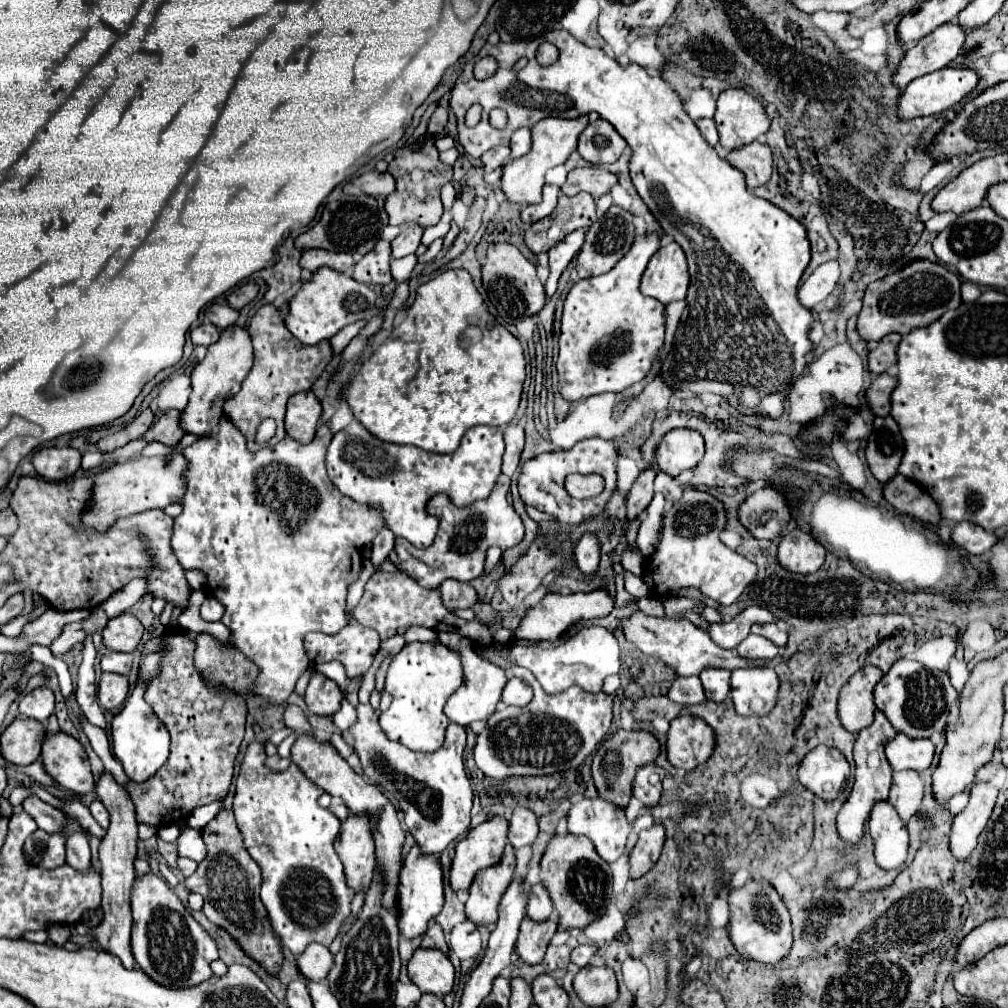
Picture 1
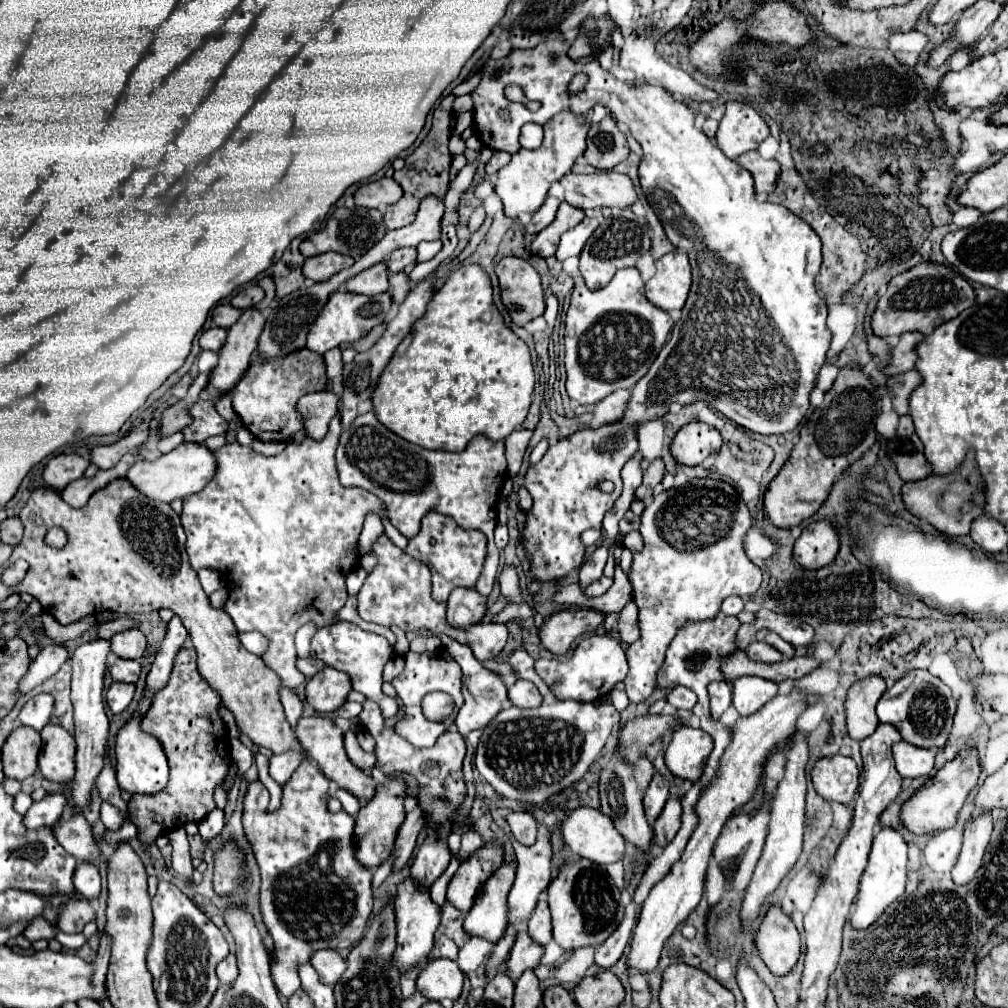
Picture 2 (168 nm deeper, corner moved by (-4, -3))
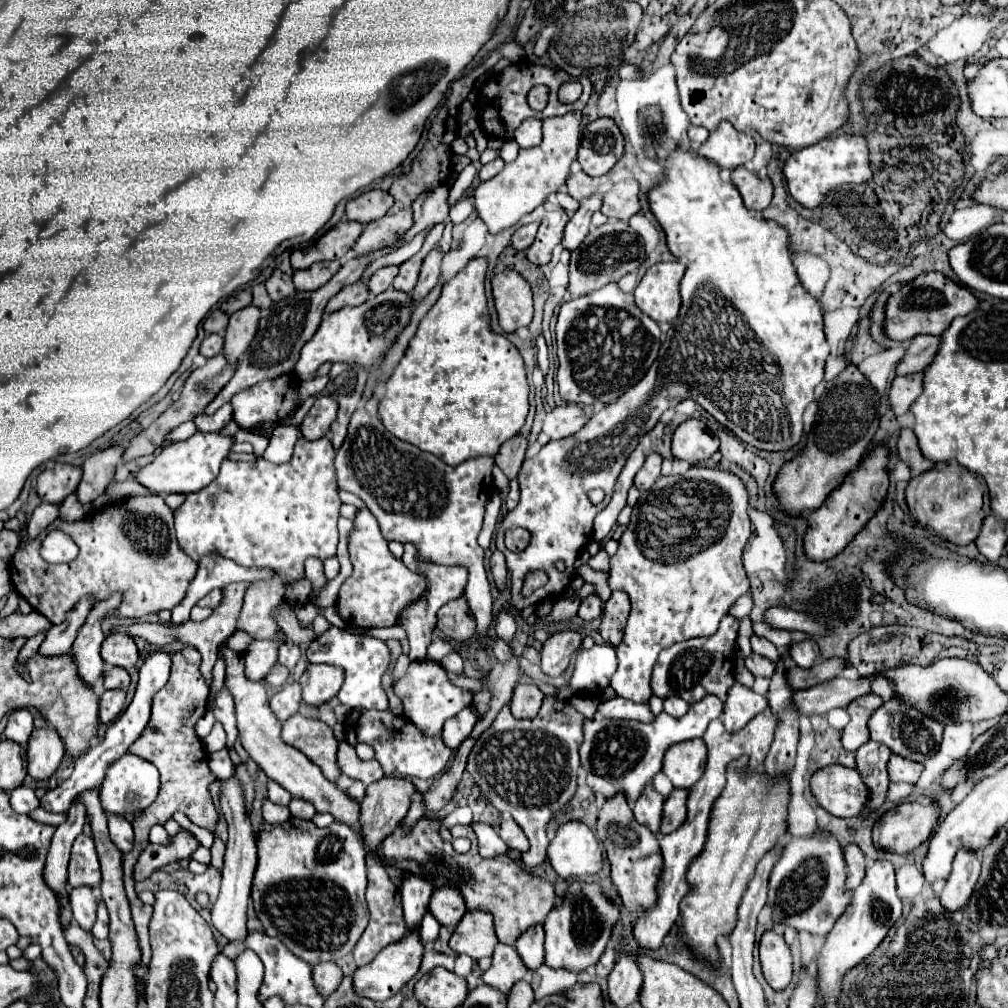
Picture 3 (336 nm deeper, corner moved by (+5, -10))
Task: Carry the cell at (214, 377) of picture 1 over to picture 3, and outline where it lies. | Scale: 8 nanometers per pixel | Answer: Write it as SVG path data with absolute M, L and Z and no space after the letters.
M248 305L246 309L240 309L230 315L230 323L226 329L226 343L224 343L224 357L228 363L236 363L238 357L248 349L250 341L256 335L260 321L260 309L254 305Z

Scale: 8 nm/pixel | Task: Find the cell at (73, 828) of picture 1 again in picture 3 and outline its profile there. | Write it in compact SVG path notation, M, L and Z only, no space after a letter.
M78 887L70 891L70 905L74 913L74 921L84 929L90 931L96 921L96 897L92 895L90 887Z

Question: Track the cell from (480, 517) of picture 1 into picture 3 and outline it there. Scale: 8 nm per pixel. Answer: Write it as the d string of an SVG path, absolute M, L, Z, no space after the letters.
M412 543L404 545L402 561L404 561L406 567L418 567L418 573L422 573L426 583L428 583L424 595L418 601L414 601L410 607L406 607L406 611L402 611L402 615L398 617L398 625L404 627L408 641L410 641L408 657L410 657L410 661L420 661L420 659L426 659L426 649L432 641L432 631L436 627L436 611L442 605L446 605L448 601L458 599L464 593L464 587L466 587L466 581L468 581L468 571L462 569L462 567L444 567L444 565L416 561L416 547Z

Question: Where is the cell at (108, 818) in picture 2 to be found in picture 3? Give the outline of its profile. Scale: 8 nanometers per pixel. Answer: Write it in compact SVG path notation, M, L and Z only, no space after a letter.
M108 815L108 829L110 829L110 837L114 845L122 853L128 853L134 845L134 831L132 831L130 821L120 815Z

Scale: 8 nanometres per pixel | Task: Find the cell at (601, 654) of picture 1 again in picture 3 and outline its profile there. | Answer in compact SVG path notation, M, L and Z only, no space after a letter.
M608 643L594 645L588 651L580 649L576 655L576 669L570 687L584 695L598 695L610 685L610 677L614 675L616 665L616 649Z

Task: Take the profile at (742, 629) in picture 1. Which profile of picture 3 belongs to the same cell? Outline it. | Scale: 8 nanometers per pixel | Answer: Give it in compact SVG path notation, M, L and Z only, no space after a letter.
M802 641L802 643L796 643L792 645L792 651L790 651L790 657L792 661L802 667L802 669L810 669L812 665L818 663L820 659L820 649L814 641Z

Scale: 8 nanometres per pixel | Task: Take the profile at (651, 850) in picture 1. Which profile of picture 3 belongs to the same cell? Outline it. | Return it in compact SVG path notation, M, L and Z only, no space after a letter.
M674 789L664 803L662 833L672 833L686 821L686 793L688 789Z

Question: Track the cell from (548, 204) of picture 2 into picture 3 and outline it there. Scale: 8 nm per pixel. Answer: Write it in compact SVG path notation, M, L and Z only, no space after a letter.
M528 223L528 225L522 225L520 229L516 229L516 233L512 235L512 247L516 251L526 251L534 239L536 239L536 229L538 229L540 223Z

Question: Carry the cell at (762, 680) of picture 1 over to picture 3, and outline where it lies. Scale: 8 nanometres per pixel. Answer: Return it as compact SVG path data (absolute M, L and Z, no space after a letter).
M734 683L728 693L728 701L724 703L724 713L722 713L722 723L728 733L740 731L748 721L752 721L758 713L768 709L766 697L758 695L756 691Z

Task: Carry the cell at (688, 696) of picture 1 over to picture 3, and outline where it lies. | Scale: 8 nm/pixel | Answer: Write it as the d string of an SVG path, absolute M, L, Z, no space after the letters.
M666 697L664 699L664 711L670 713L672 717L682 717L688 711L688 703L682 701L680 697Z

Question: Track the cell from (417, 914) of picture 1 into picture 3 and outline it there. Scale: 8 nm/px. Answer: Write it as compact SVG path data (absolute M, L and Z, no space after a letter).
M406 933L406 937L402 941L382 949L372 963L368 963L366 967L356 969L354 991L360 997L372 999L372 1001L386 1001L388 997L400 993L400 989L416 975L416 971L420 967L420 961L422 961L422 953L424 953L424 947L420 945L418 933Z

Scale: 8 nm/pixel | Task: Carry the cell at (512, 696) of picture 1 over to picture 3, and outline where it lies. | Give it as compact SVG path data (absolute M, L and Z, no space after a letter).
M516 685L510 709L516 719L532 719L538 715L544 701L544 693L536 685Z

